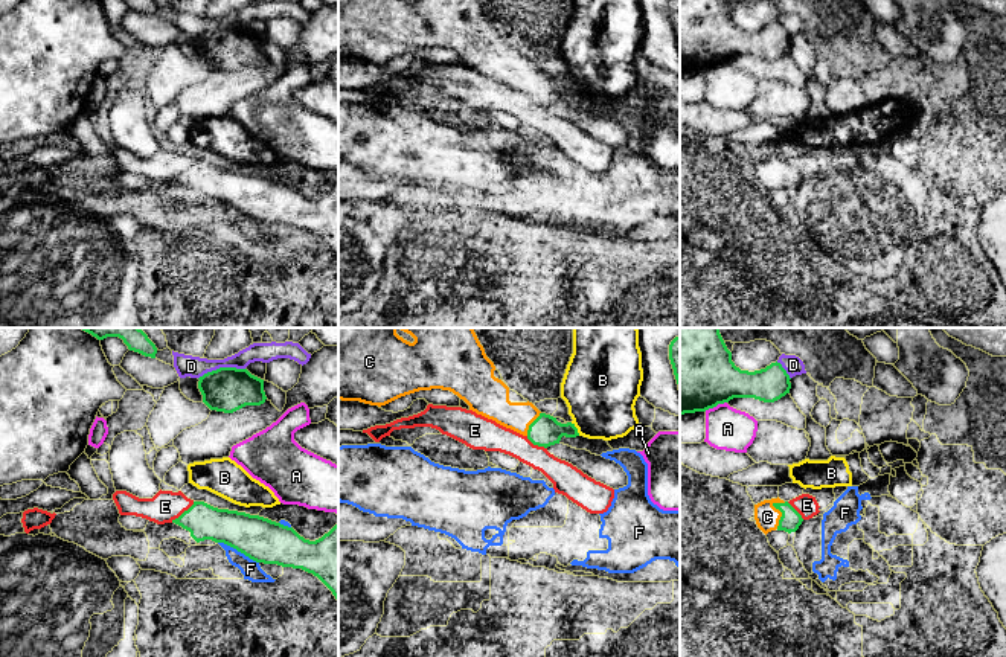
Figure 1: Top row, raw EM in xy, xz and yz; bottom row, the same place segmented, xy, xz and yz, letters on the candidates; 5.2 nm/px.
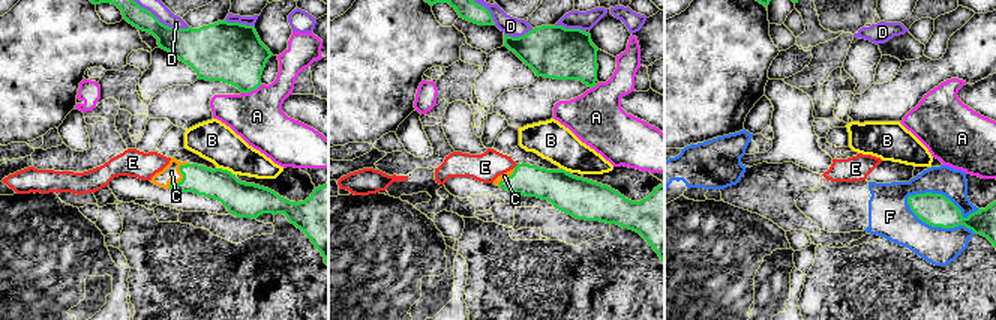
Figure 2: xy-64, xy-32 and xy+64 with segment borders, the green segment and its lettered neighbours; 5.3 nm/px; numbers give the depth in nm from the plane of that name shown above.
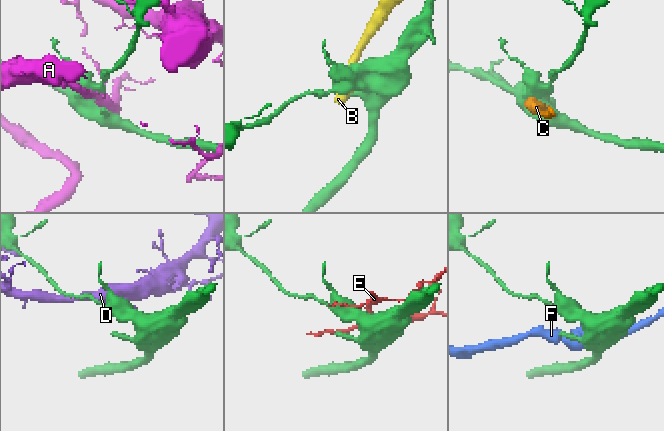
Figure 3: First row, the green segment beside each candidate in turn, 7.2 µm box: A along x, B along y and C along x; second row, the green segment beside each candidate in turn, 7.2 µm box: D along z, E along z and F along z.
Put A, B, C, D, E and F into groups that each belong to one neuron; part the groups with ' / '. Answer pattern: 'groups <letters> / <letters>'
groups A / B / C / D / E / F

